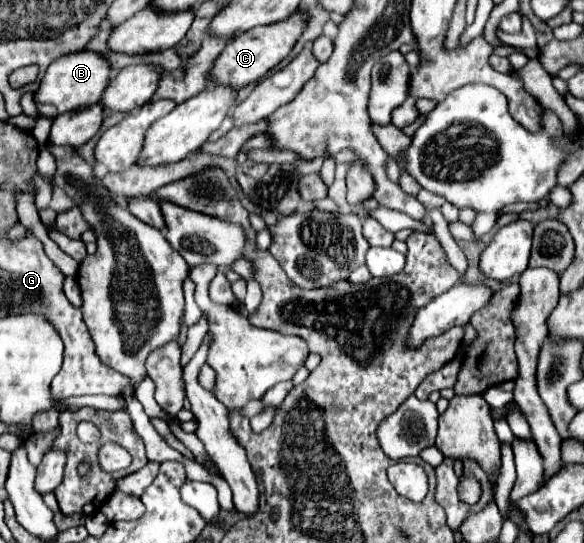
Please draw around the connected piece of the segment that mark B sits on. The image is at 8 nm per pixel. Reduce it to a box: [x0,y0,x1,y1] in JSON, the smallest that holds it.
[35,49,111,117]

